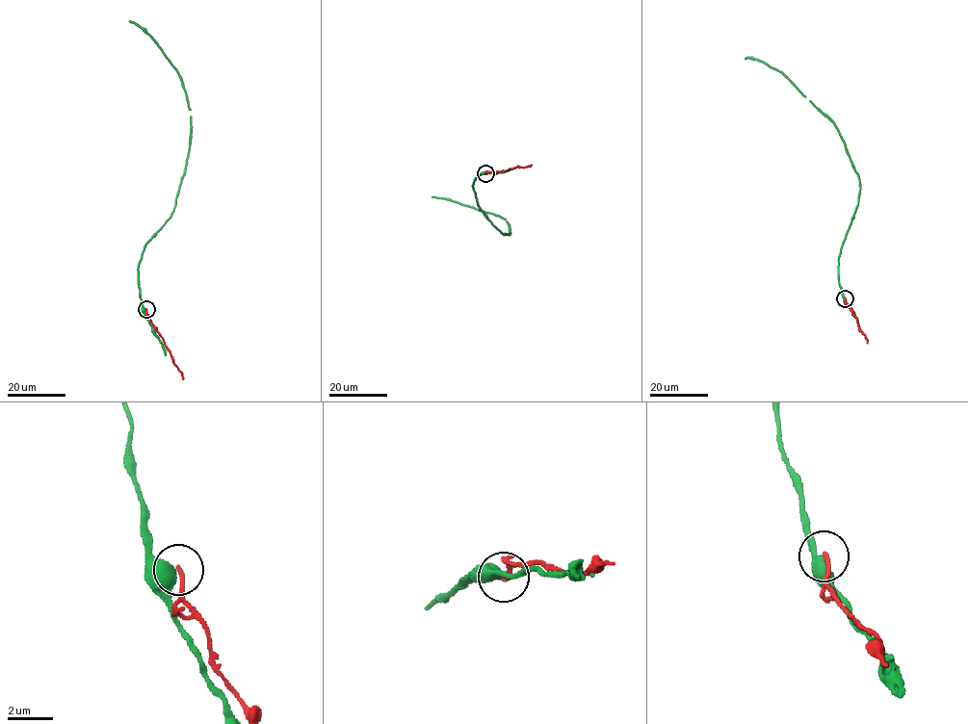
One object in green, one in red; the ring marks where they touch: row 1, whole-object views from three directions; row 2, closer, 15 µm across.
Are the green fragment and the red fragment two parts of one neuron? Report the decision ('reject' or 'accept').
reject

